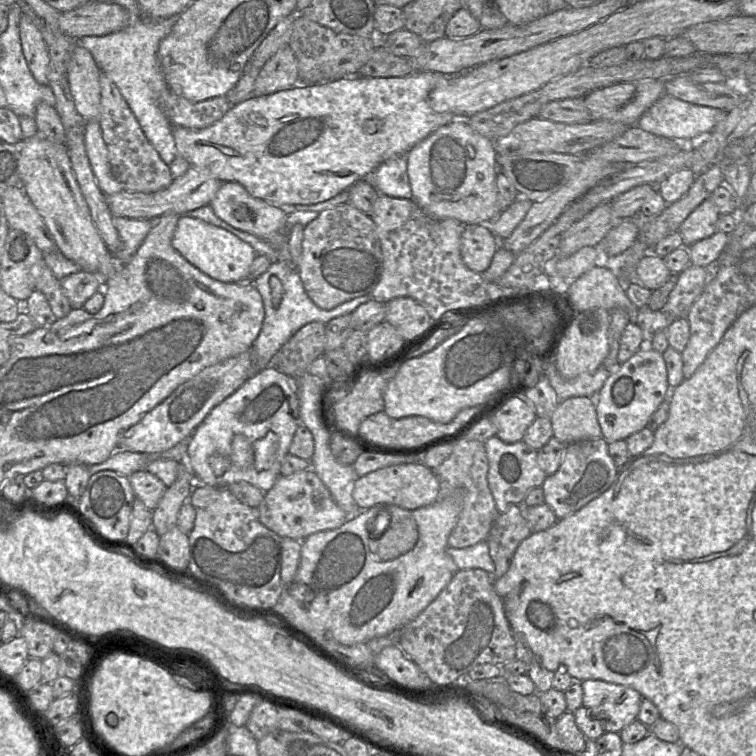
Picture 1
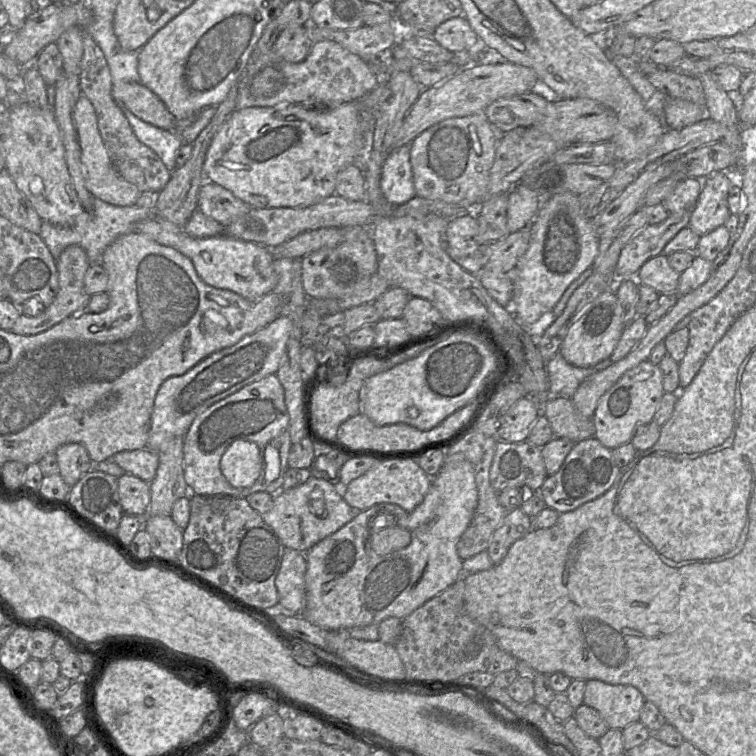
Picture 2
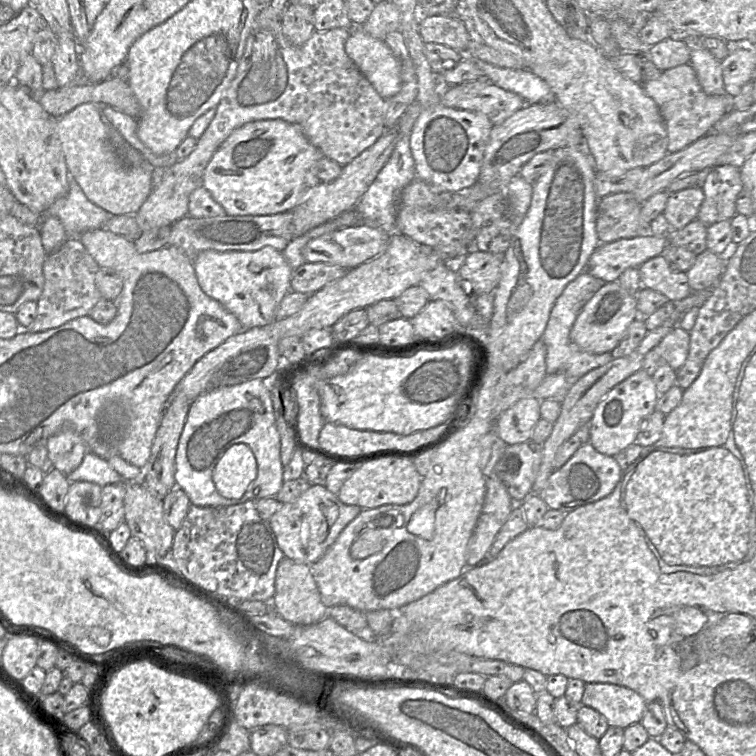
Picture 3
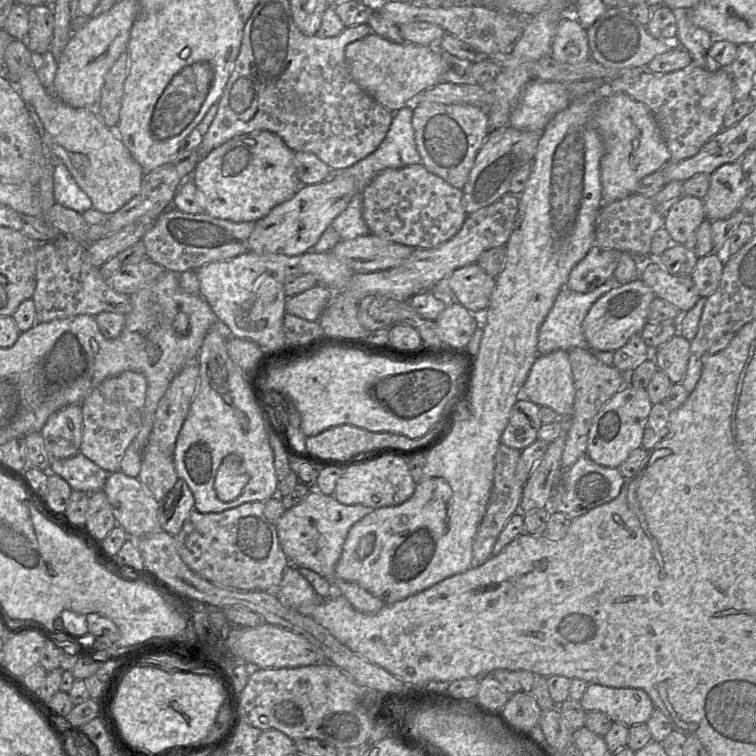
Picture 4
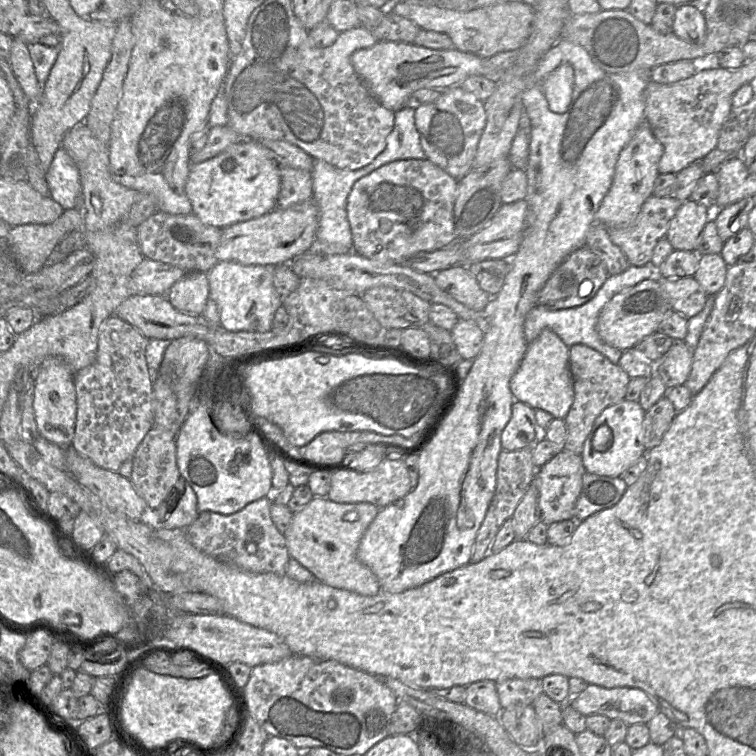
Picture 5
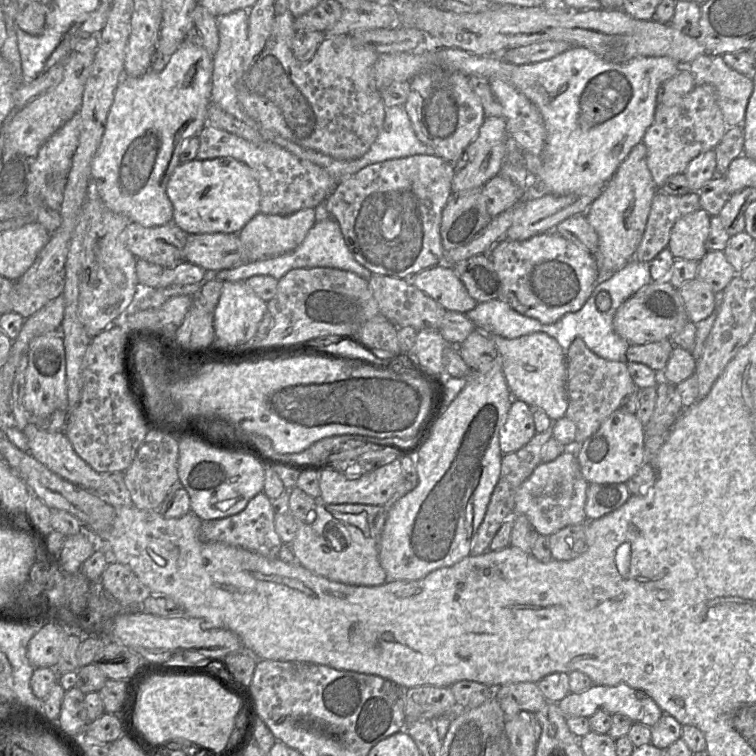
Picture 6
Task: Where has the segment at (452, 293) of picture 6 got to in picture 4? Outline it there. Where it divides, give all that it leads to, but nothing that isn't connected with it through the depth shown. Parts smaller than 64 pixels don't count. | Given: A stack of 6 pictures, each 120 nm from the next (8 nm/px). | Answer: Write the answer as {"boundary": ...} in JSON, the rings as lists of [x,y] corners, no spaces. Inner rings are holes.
{"boundary":[[[477,263],[455,269],[445,279],[458,303],[470,313],[488,308],[495,279]]]}

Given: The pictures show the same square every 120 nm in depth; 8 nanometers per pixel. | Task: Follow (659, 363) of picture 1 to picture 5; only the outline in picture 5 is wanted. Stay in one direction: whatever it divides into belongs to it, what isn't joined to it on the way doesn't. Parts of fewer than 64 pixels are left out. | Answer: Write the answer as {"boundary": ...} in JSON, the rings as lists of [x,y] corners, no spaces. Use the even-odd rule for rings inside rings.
{"boundary":[[[623,399],[608,406],[597,417],[587,436],[581,453],[586,472],[602,476],[619,477],[641,456],[647,453],[643,443],[644,409],[638,401]]]}

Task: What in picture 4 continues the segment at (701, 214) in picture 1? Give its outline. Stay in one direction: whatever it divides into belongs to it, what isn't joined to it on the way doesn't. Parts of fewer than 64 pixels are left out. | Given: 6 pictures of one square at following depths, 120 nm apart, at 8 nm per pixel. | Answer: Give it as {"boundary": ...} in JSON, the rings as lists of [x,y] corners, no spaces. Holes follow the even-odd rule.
{"boundary":[[[740,161],[727,163],[710,175],[710,185],[703,198],[706,219],[725,219],[740,210],[752,185],[746,178]]]}

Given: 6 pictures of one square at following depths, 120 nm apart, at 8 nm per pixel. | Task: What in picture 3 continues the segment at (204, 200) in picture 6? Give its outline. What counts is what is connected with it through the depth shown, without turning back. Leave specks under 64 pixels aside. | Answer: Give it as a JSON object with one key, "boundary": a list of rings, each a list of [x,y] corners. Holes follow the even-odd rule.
{"boundary":[[[282,119],[258,120],[249,122],[233,131],[230,136],[221,144],[211,157],[207,164],[204,174],[202,186],[209,191],[213,199],[219,203],[225,210],[225,214],[229,216],[261,216],[275,215],[287,211],[291,211],[304,199],[311,191],[313,191],[321,182],[316,176],[316,164],[323,158],[323,154],[313,146],[307,139],[301,128],[295,124],[291,124]]]}

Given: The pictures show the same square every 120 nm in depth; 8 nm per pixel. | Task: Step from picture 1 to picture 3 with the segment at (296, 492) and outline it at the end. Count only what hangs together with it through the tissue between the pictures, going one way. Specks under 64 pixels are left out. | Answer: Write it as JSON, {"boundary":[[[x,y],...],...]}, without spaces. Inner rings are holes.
{"boundary":[[[324,485],[309,486],[296,500],[280,504],[279,509],[269,519],[277,543],[286,558],[298,563],[313,565],[336,541],[341,531],[362,510],[355,505],[342,503]]]}

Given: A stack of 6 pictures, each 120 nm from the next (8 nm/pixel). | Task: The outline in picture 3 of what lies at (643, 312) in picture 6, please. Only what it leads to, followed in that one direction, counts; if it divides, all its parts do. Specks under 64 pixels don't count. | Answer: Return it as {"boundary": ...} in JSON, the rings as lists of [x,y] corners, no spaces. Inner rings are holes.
{"boundary":[[[617,282],[605,283],[584,305],[571,332],[571,341],[581,350],[593,354],[611,352],[624,336],[629,325],[638,317],[637,297]]]}

